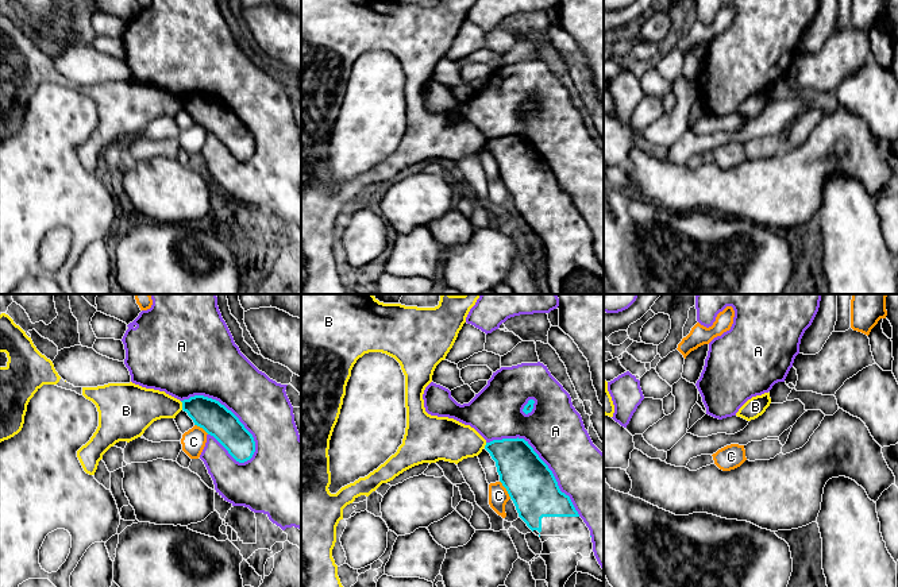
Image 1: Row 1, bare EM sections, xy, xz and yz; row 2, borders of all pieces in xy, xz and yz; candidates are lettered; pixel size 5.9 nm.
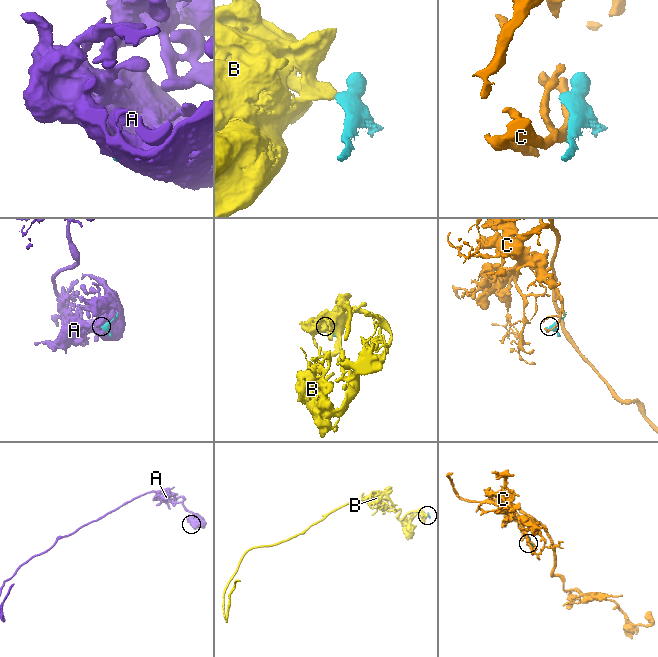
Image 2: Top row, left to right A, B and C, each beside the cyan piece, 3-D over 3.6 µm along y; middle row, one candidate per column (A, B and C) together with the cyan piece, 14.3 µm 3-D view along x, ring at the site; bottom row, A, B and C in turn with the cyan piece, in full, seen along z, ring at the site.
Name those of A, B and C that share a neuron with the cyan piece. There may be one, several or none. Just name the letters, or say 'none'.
none

